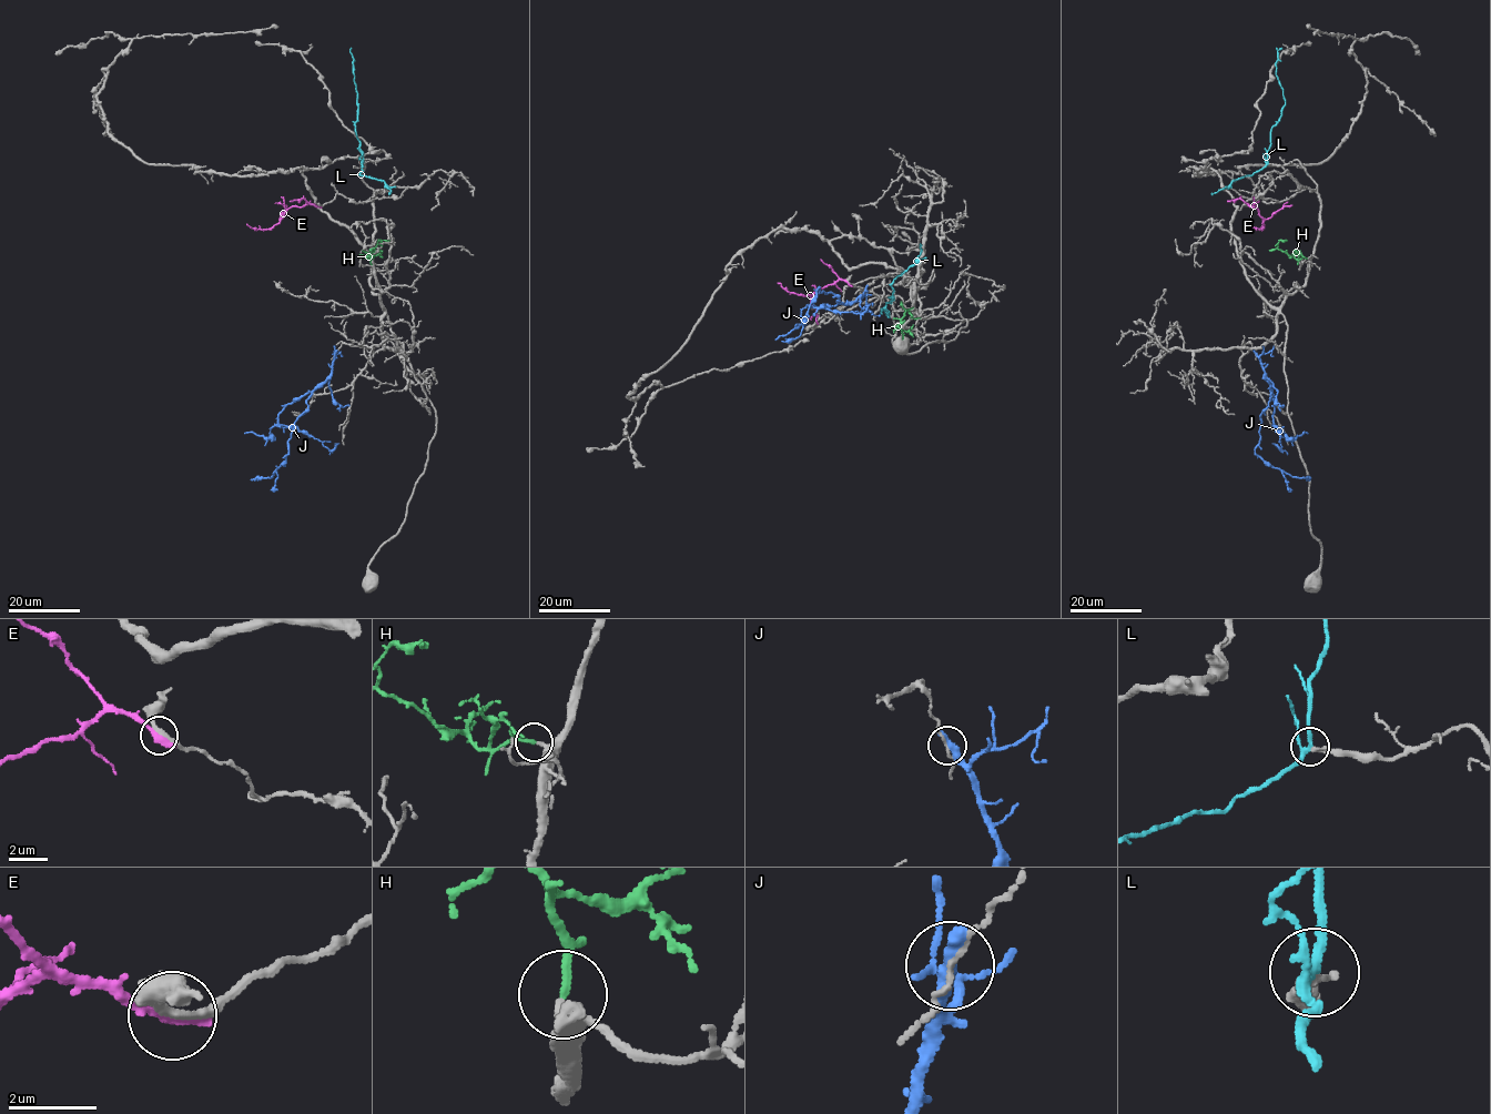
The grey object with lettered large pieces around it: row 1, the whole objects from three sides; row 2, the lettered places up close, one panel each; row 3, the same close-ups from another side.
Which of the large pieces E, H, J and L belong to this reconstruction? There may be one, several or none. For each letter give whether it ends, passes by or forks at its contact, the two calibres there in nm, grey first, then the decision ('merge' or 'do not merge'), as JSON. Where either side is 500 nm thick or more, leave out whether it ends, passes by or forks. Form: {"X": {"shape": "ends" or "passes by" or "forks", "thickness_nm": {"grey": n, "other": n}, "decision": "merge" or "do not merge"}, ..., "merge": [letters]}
{"E": {"shape": "ends", "thickness_nm": {"grey": 200, "other": 340}, "decision": "do not merge"}, "H": {"shape": "ends", "thickness_nm": {"grey": 320, "other": 180}, "decision": "merge"}, "J": {"shape": "ends", "thickness_nm": {"grey": 100, "other": 440}, "decision": "do not merge"}, "L": {"shape": "forks", "thickness_nm": {"grey": 240, "other": 200}, "decision": "merge"}, "merge": ["H", "L"]}

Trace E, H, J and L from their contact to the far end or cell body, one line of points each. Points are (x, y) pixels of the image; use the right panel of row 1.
E: (1251, 206), (1247, 203), (1256, 208), (1264, 226), (1260, 230), (1250, 223)
H: (1307, 259), (1297, 260), (1280, 250), (1278, 242), (1286, 240)
J: (1255, 353), (1271, 391), (1267, 407), (1260, 416), (1260, 437), (1255, 453), (1291, 476), (1308, 479)
L: (1267, 163), (1270, 129), (1285, 103), (1275, 64), (1277, 51), (1281, 48)

